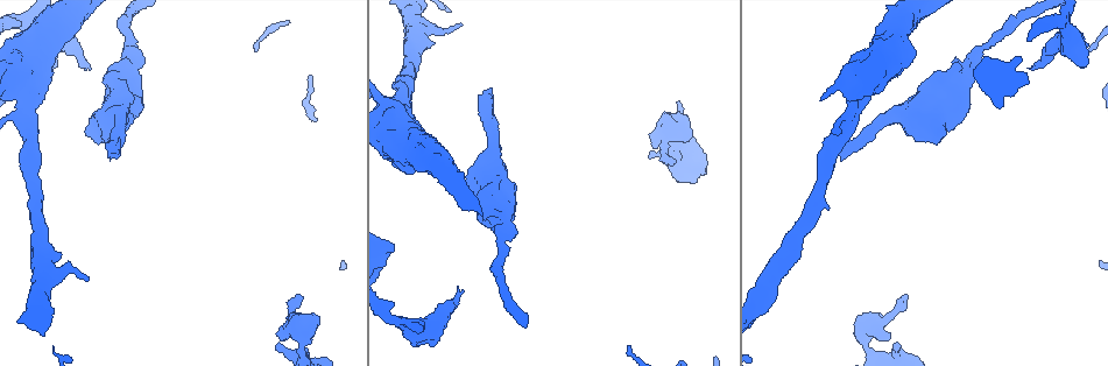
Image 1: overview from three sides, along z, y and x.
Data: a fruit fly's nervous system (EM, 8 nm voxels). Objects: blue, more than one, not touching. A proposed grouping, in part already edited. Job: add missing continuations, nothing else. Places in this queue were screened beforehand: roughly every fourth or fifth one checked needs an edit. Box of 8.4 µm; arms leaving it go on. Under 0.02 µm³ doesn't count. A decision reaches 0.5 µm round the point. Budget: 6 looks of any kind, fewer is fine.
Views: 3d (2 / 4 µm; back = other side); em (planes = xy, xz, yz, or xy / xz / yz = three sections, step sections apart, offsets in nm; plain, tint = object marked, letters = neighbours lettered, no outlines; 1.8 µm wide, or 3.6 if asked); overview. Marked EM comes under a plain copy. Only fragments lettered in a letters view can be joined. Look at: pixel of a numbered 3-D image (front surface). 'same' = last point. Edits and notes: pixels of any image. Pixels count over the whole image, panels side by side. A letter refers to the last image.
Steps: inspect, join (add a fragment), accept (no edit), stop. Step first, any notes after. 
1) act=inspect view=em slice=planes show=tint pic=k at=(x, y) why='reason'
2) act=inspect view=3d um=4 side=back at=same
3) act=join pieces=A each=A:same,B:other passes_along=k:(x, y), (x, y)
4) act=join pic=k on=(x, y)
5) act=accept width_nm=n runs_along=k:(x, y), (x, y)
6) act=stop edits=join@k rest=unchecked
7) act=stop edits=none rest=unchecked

act=inspect view=em slice=xz step=4 show=letters pic=1 at=(648, 158) why='an open end'

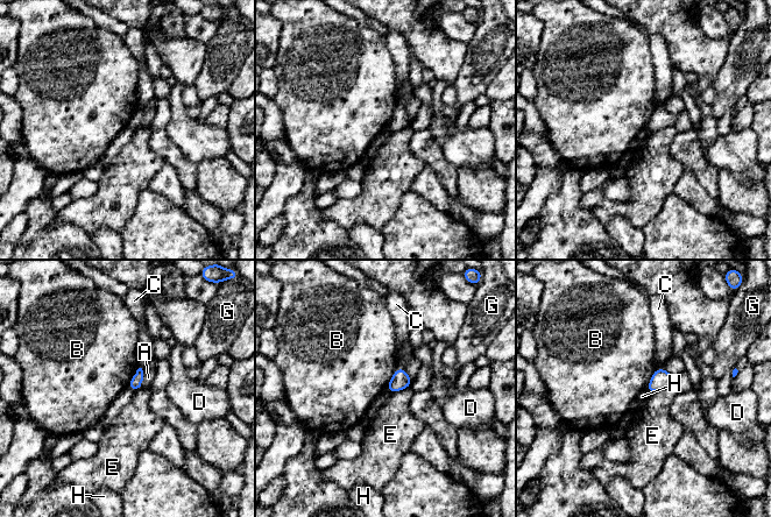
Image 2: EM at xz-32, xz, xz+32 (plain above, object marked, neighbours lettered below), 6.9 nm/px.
act=accept each=A:other,B:other,C:other,D:other,E:other,G:other,H:other border=2:(645, 388), (649, 392) found='no lettered fragment goes on from it'

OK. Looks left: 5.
act=inspect view=em um=3.6 slice=planes show=letters pic=1 at=(489, 87) why='end of a long branch'

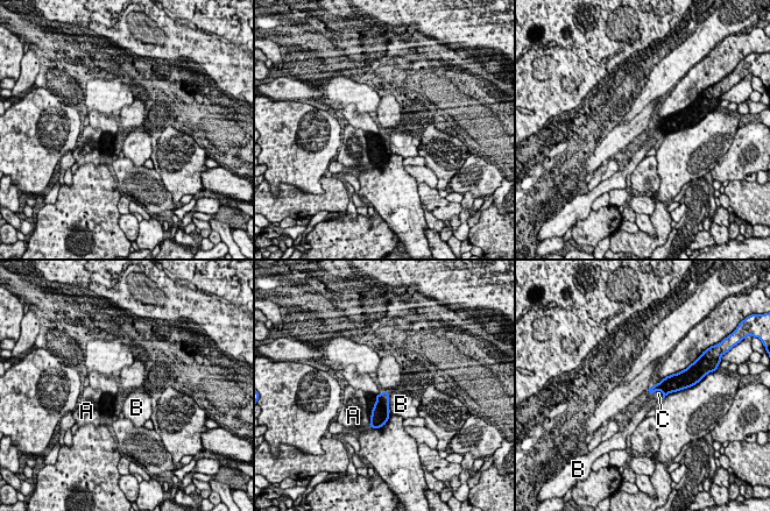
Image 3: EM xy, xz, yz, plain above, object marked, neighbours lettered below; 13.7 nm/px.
act=join pieces=C longest_contact=C:400nm each=A:other,B:other,C:same passes_along=3:(380, 414), (372, 409), (371, 398) found='it goes on there'

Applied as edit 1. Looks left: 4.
act=inspect view=3d um=4 pic=1 at=(1034, 66) why='free end'

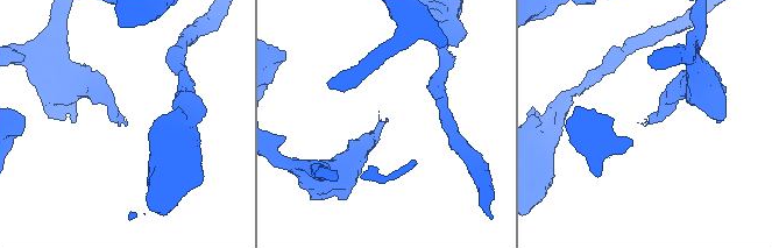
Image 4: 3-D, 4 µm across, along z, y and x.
act=inspect view=em um=3.6 slice=xy step=8 show=tint pic=4 at=(127, 122) why='now the EM'

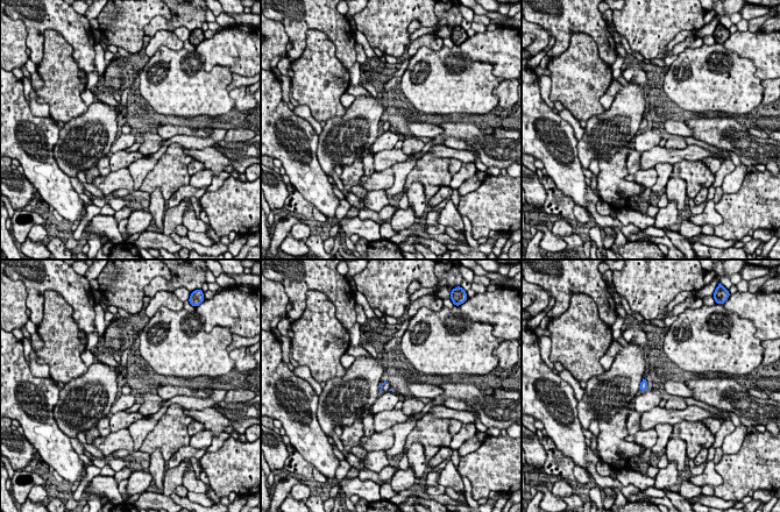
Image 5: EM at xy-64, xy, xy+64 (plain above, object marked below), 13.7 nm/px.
act=inspect view=em um=3.6 slice=planes show=letters at=same

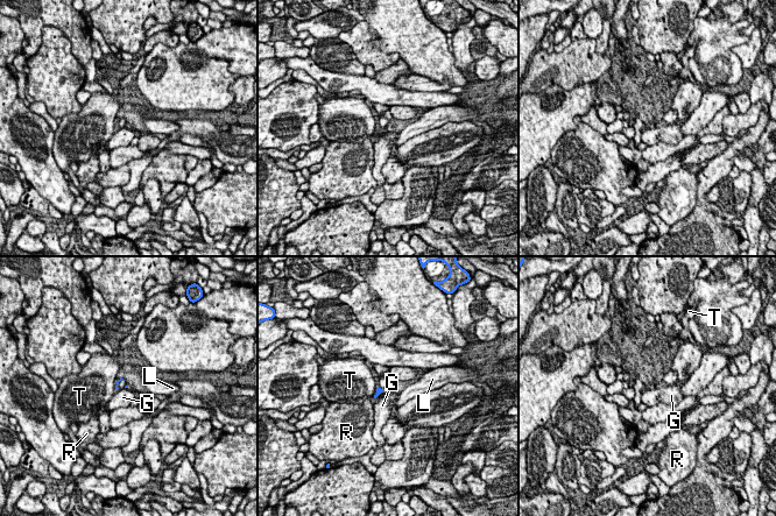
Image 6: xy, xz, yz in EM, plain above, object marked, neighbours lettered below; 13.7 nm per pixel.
act=accept each=G:other,L:other,R:other,T:other border=6:(385, 388), (375, 398) found='none of them fits'

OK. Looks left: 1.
act=stop edits=join@3 rest=unchecked

